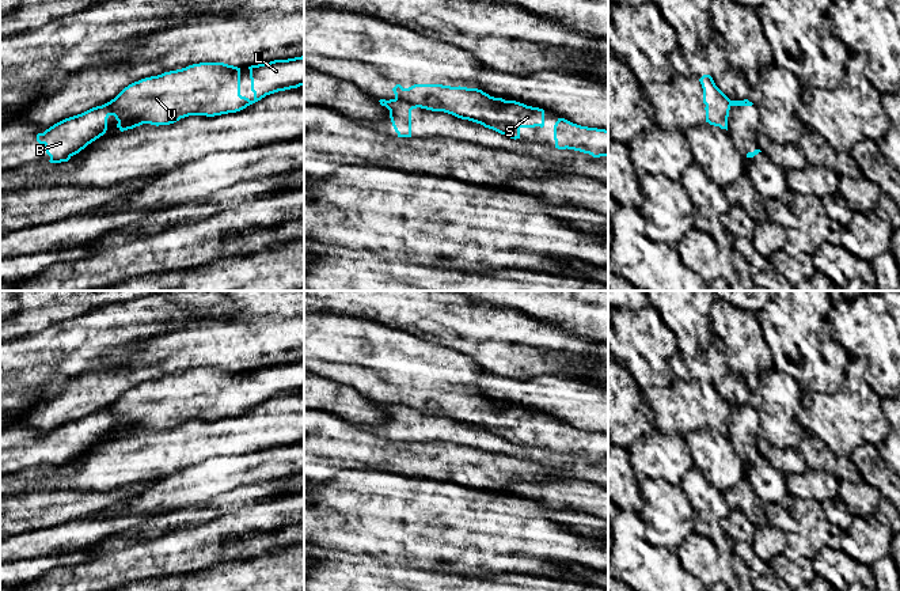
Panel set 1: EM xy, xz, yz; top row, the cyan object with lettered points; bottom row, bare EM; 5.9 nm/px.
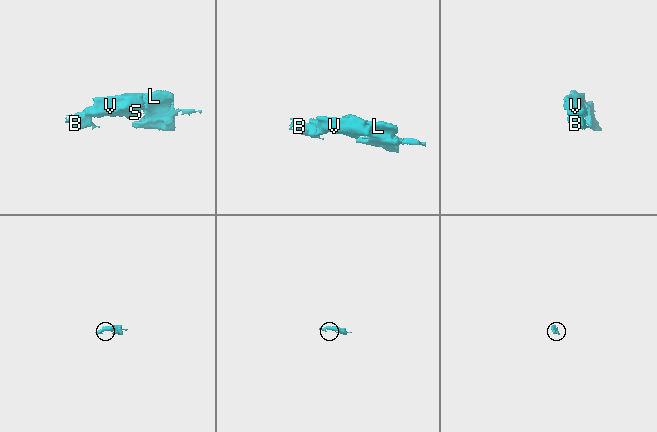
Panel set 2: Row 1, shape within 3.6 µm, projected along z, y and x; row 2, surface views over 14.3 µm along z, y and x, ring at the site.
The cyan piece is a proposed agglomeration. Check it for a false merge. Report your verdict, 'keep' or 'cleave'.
cleave

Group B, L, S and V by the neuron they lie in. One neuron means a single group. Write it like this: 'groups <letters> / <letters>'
groups B / L S V

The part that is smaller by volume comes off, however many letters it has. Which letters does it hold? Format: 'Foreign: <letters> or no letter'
Foreign: B

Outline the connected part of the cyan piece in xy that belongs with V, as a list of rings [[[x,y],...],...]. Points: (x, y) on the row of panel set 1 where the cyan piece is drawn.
[[[304,56],[248,69],[252,101],[240,95],[240,68],[200,62],[134,82],[107,105],[124,132],[143,124],[170,125],[189,115],[236,113],[266,95],[304,86]]]

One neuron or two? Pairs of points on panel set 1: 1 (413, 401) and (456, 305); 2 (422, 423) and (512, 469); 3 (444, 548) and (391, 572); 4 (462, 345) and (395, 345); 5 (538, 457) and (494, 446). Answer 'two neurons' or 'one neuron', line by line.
1: two neurons
2: two neurons
3: two neurons
4: two neurons
5: one neuron

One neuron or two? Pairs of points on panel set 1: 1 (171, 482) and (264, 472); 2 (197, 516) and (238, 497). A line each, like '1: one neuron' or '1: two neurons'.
1: one neuron
2: one neuron

